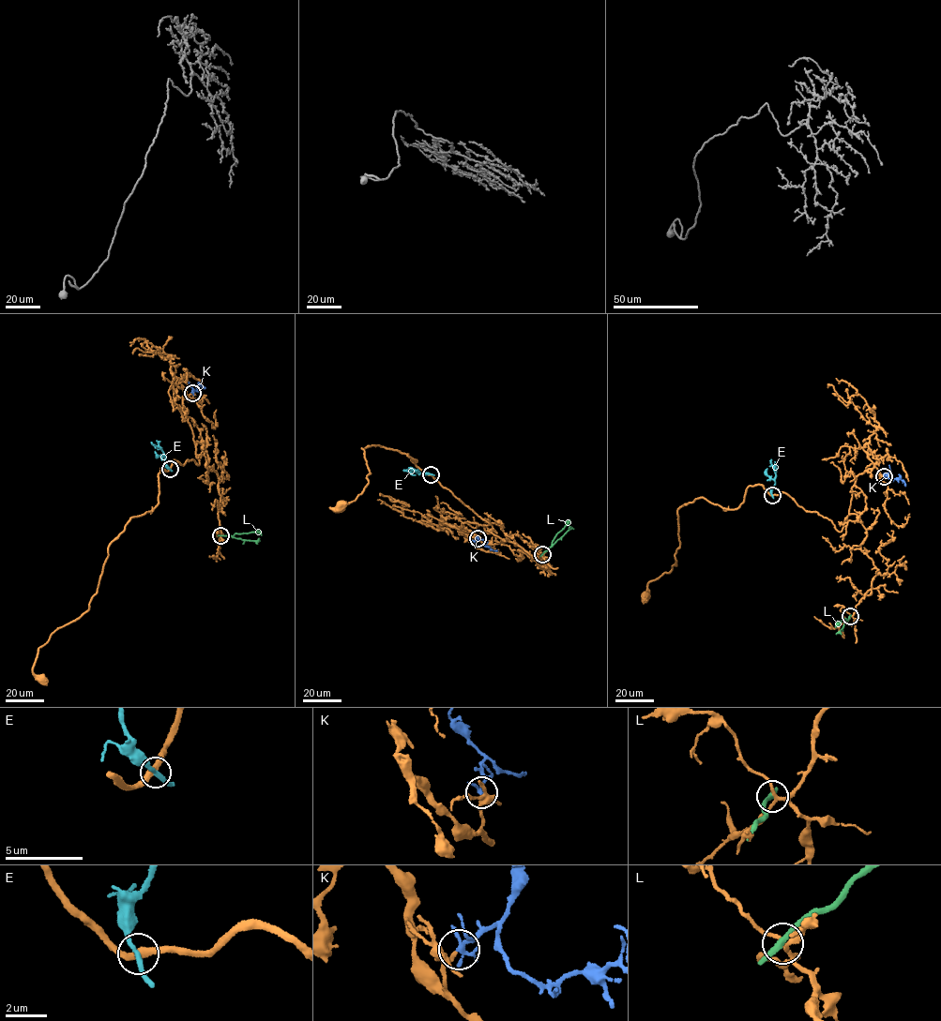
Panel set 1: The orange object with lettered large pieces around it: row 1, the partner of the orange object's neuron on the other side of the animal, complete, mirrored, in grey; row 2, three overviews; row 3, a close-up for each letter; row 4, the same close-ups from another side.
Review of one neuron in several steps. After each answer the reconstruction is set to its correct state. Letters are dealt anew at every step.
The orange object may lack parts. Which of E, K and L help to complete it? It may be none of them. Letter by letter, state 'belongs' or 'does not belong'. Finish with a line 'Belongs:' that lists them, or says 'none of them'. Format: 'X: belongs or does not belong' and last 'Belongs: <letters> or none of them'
E: does not belong
K: belongs
L: does not belong
Belongs: K

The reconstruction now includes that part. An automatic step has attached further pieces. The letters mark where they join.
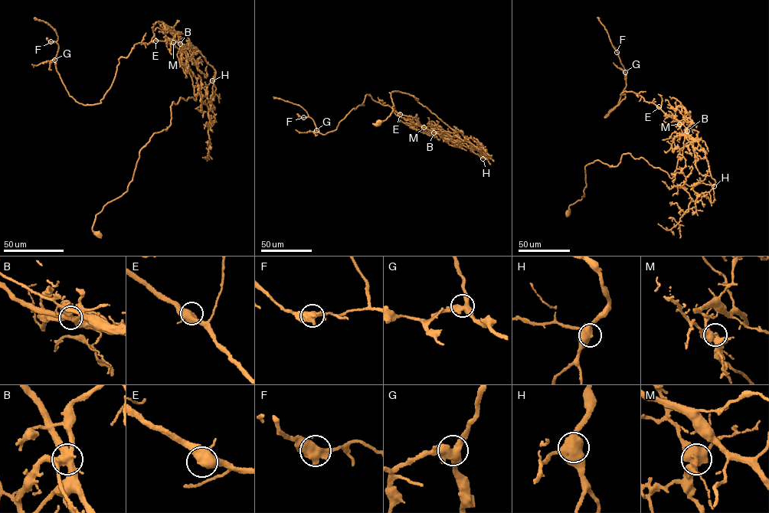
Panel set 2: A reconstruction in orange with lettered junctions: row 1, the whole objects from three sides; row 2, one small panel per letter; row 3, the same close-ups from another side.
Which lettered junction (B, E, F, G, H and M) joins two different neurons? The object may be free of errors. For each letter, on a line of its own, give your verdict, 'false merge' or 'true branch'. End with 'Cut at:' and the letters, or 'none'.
B: false merge
E: true branch
F: true branch
G: true branch
H: true branch
M: true branch
Cut at: B

